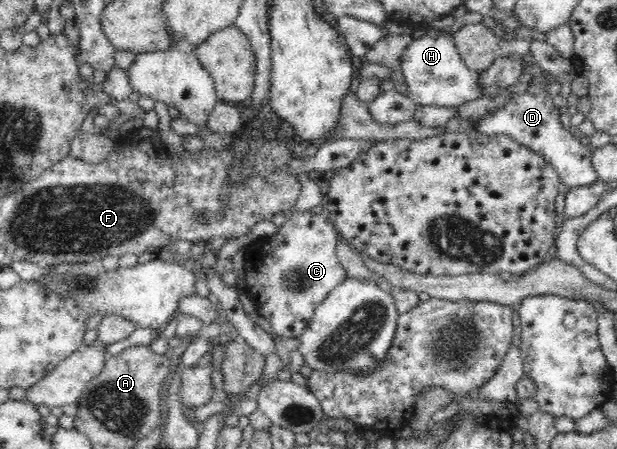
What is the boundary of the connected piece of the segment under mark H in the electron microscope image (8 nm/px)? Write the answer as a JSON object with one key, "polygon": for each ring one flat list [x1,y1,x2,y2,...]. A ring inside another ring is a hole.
{"polygon":[[447,29,435,36,427,34,413,38,401,53,401,68,408,86,409,96,418,107,458,107,475,99,488,98,477,84,478,73,470,71,452,41]]}

